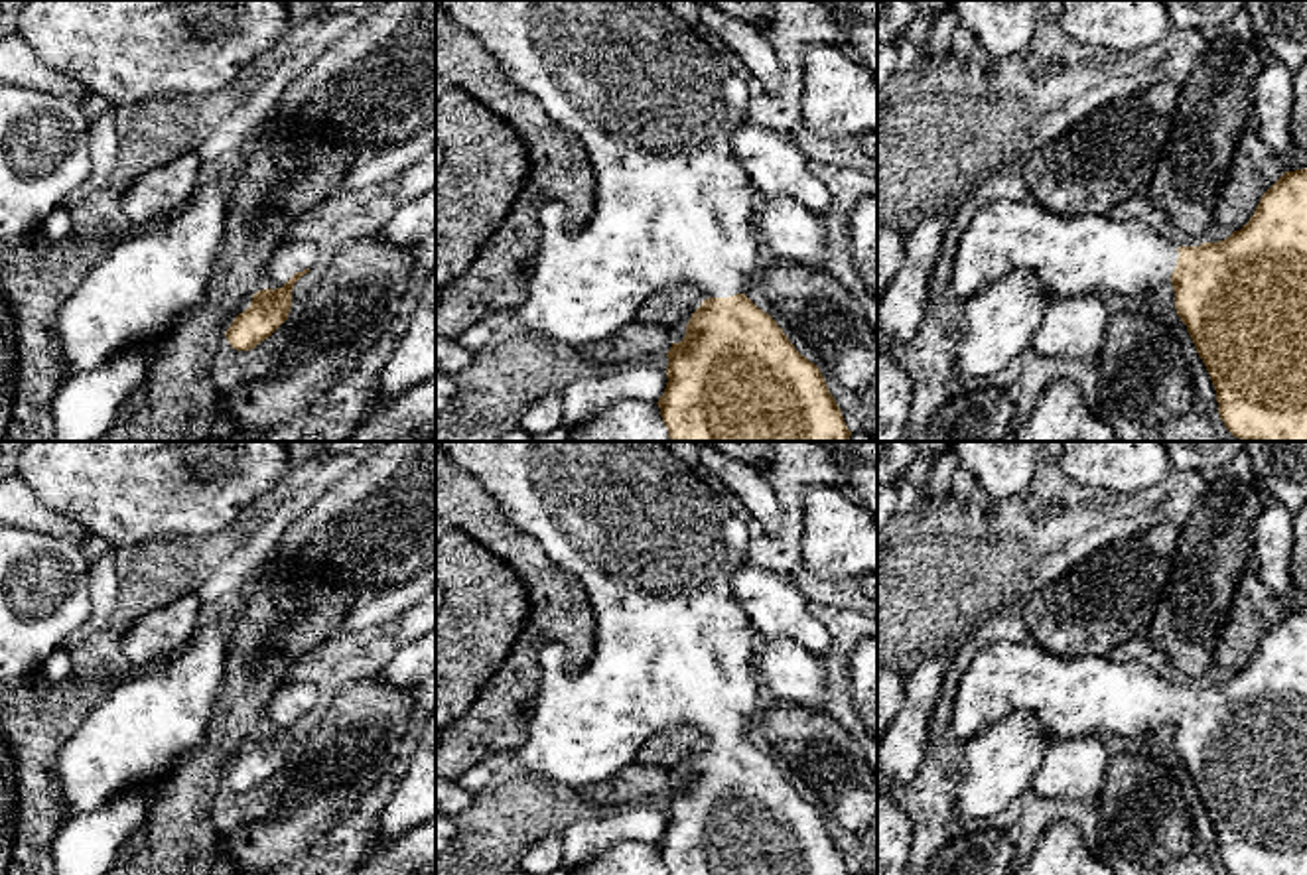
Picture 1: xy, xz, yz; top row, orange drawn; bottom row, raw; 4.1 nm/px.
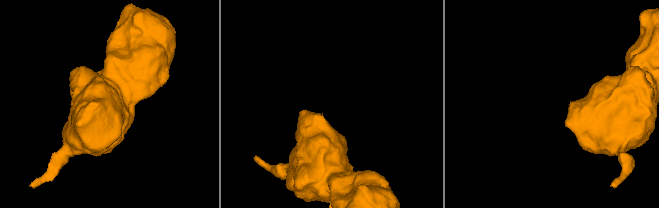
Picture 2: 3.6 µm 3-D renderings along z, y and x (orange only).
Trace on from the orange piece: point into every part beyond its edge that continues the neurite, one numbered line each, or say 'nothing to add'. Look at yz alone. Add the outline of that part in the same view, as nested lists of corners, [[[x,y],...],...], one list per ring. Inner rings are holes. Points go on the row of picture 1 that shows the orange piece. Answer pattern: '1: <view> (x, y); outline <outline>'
1: yz (1095, 253); outline [[[997,199],[982,205],[964,229],[946,284],[946,300],[968,302],[1001,276],[1029,270],[1041,280],[1047,300],[1118,292],[1143,302],[1159,286],[1171,282],[1179,258],[1177,248],[1179,244],[1137,219],[1114,219],[1100,213],[1063,217],[1037,201]]]

